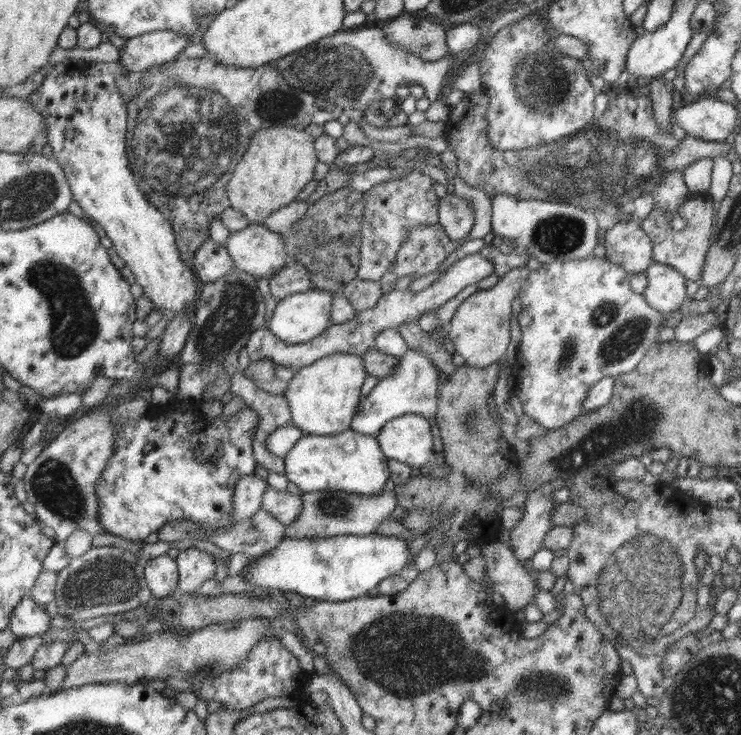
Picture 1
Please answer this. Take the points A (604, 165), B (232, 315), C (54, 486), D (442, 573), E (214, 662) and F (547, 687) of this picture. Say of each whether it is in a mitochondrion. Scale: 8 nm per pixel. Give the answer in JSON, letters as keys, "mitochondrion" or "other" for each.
{"A":"mitochondrion","B":"mitochondrion","C":"mitochondrion","D":"other","E":"mitochondrion","F":"mitochondrion"}

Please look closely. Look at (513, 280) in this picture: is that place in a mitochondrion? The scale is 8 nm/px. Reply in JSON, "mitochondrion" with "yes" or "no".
{"mitochondrion":"no"}

